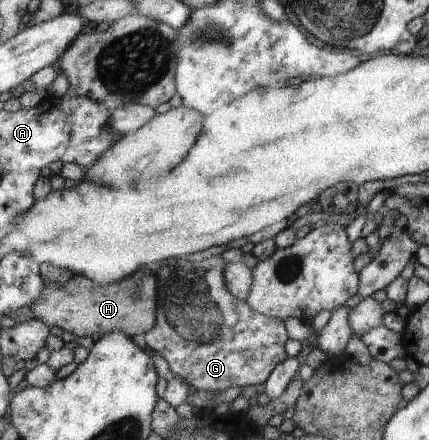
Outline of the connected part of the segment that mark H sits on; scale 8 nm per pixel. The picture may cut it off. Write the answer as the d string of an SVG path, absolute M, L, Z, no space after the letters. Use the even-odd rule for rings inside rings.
M138 270L132 278L124 278L124 282L116 284L96 284L90 278L76 274L72 280L62 283L45 283L35 303L32 303L32 312L36 319L44 321L48 326L58 326L69 331L75 337L101 334L106 336L112 330L123 330L128 334L146 334L155 325L158 288L154 272Z

